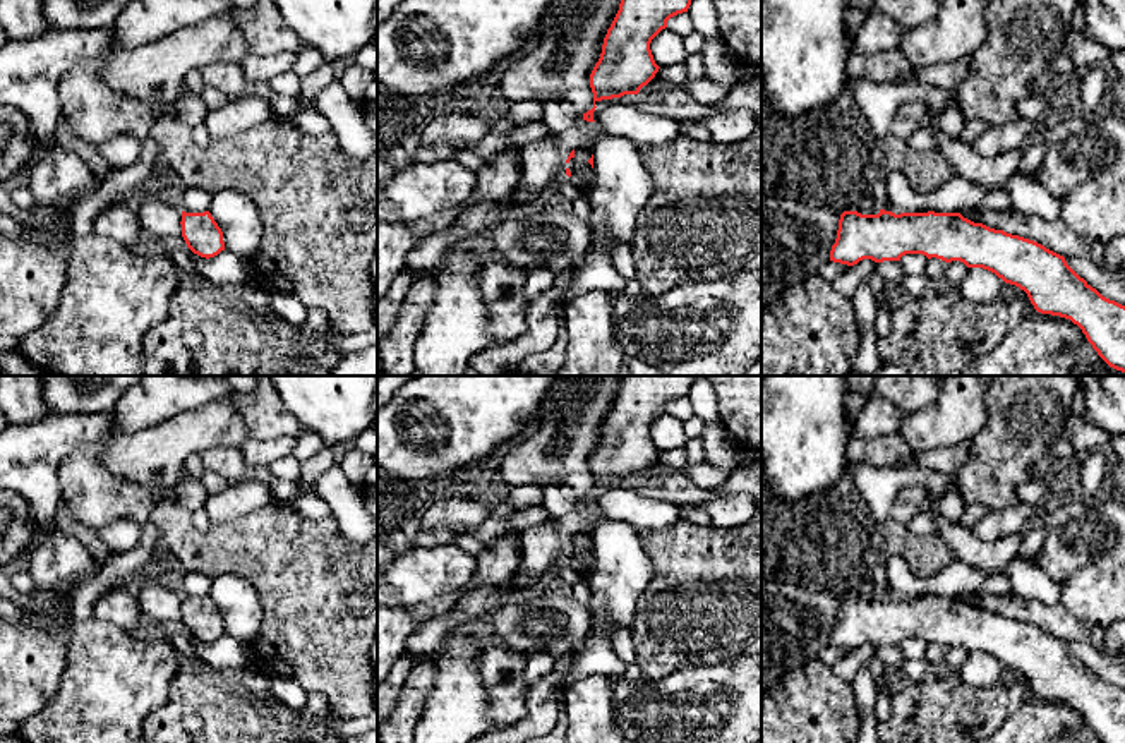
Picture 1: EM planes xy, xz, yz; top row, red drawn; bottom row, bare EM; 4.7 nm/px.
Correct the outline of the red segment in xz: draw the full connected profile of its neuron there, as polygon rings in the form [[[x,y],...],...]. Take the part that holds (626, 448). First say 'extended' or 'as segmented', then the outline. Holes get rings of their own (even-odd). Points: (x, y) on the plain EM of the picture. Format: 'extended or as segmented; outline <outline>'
as segmented; outline [[[624,376],[619,395],[604,422],[602,438],[590,458],[593,492],[583,504],[595,506],[595,487],[638,479],[655,458],[650,427],[667,412],[667,405],[688,396],[700,376]]]

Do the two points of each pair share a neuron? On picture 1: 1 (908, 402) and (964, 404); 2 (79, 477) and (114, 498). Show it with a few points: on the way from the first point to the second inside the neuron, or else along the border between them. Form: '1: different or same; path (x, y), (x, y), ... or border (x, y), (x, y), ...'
1: different; border (940, 393), (925, 407), (906, 416)
2: same; path (88, 486), (100, 498), (105, 498)

